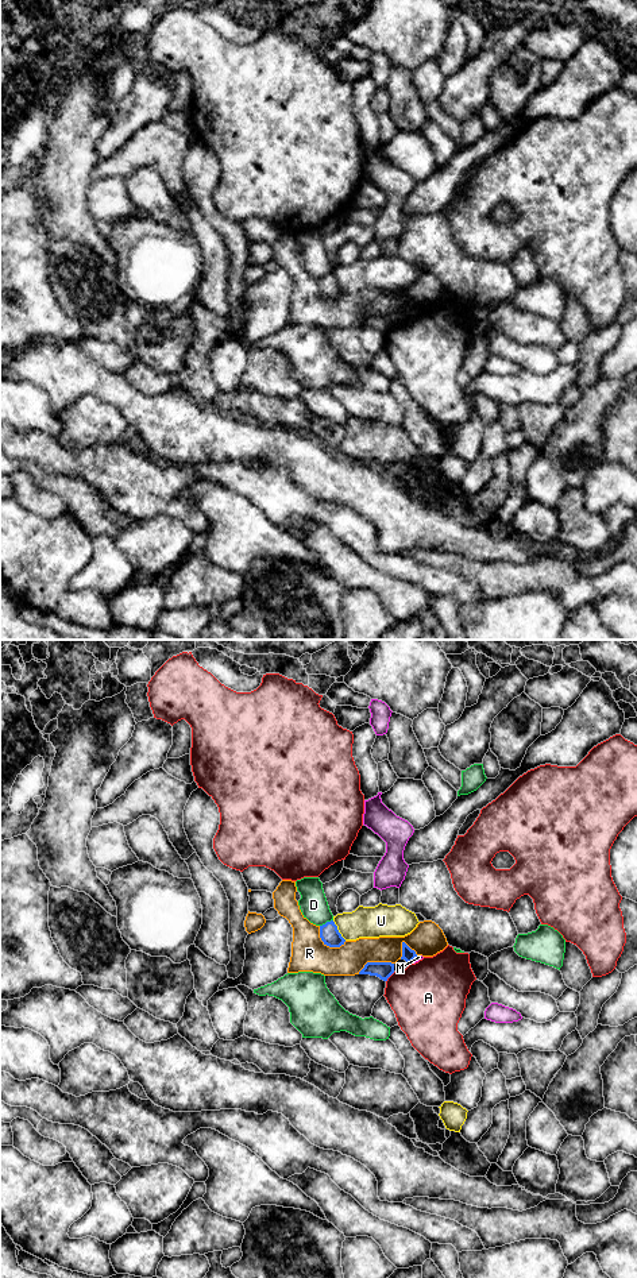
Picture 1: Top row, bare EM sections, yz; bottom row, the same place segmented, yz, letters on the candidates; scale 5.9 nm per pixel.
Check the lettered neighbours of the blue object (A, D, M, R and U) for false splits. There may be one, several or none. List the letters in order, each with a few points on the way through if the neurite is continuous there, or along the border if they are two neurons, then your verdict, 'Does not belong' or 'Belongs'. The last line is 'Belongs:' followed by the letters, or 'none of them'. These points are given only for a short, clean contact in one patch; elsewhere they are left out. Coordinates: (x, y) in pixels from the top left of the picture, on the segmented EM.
A: Does not belong
D: Does not belong
M: Boundary: yz (417, 956), (409, 962). Does not belong
R: Does not belong
U: Does not belong
Belongs: none of them

